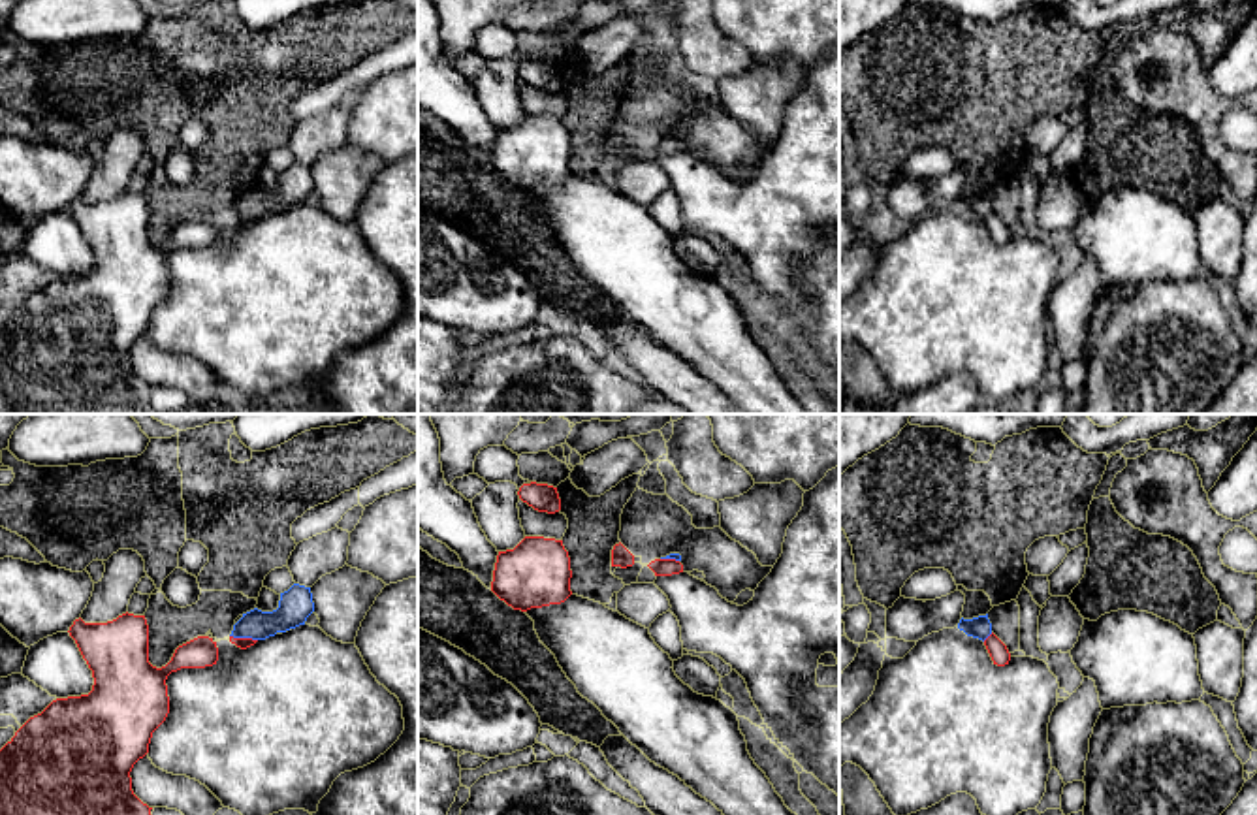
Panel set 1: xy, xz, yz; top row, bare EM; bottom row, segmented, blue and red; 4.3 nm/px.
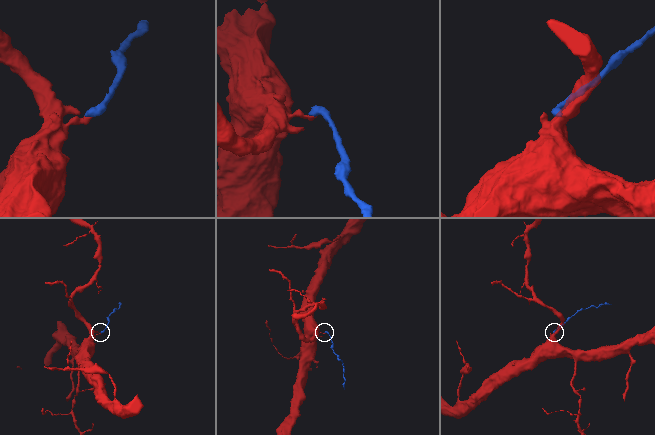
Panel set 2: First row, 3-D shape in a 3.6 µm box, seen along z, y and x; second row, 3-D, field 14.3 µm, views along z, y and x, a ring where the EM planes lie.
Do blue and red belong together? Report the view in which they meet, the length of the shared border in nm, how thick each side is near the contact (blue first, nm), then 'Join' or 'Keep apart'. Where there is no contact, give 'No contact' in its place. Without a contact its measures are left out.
Touches blue in xy. Shared border 120 nm. Thickness 140 nm (blue) against 50 nm. Join

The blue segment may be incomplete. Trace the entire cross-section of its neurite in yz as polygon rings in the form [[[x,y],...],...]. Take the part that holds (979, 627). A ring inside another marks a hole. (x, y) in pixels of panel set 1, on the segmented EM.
[[[979,615],[973,619],[960,619],[958,629],[967,636],[979,638],[984,642],[994,664],[1005,666],[1010,661],[1010,653],[1007,646],[992,632],[992,623],[986,615]]]

